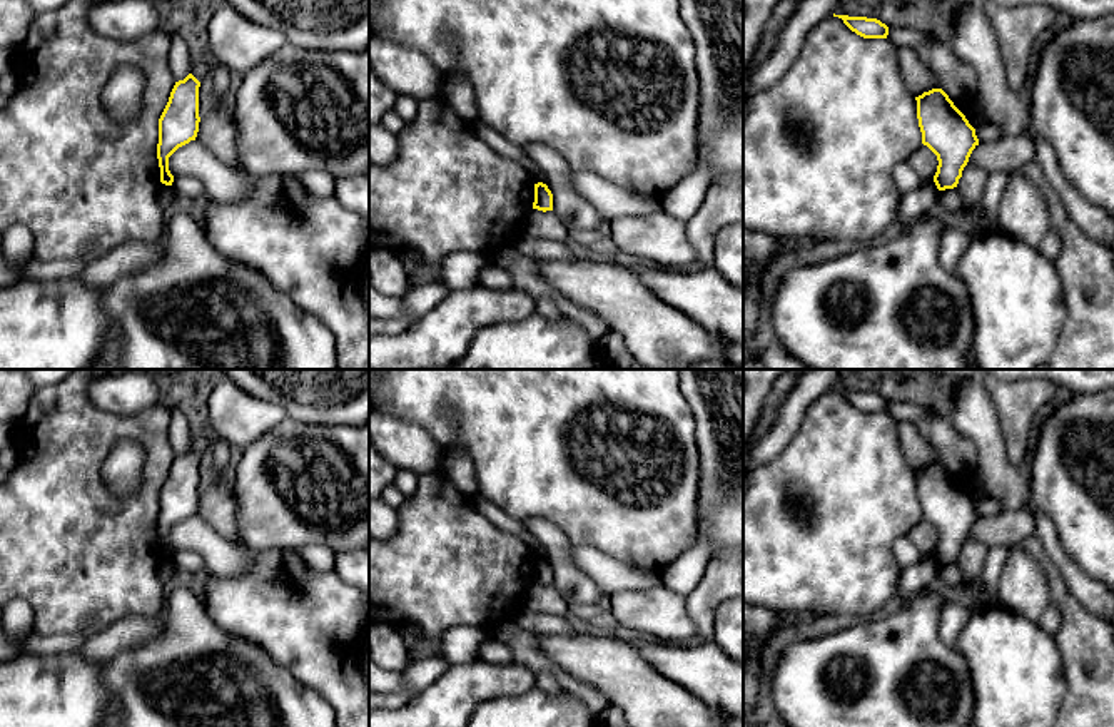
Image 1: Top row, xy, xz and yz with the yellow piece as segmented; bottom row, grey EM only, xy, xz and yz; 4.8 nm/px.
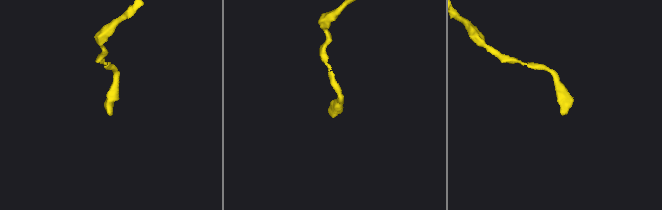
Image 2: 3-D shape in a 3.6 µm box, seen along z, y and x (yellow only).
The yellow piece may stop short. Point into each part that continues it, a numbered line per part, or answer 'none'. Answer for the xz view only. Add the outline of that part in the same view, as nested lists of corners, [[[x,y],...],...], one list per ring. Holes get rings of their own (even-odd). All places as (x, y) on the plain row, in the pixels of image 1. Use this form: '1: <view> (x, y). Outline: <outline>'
none

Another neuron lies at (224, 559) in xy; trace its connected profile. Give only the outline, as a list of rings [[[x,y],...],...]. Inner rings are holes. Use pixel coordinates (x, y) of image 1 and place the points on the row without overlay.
[[[197,515],[179,521],[169,531],[169,545],[174,552],[190,550],[199,553],[212,577],[237,577],[249,567],[244,548],[225,538]]]

